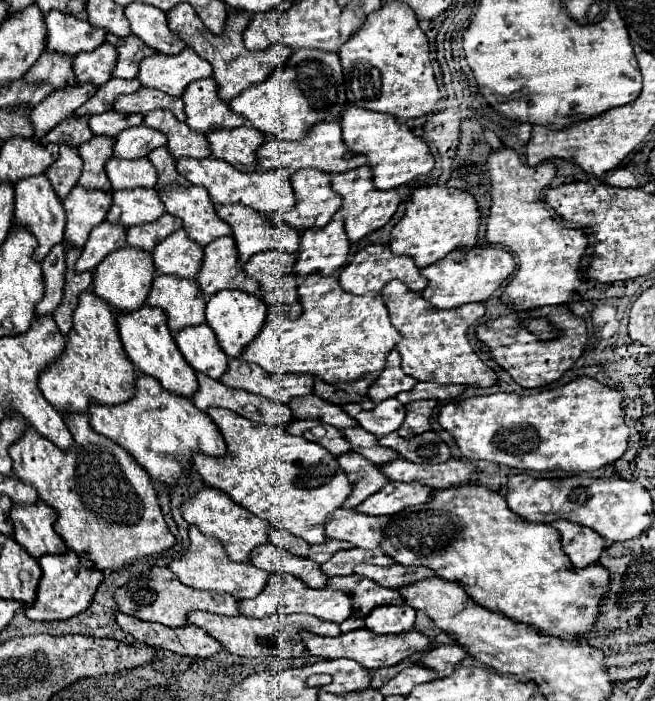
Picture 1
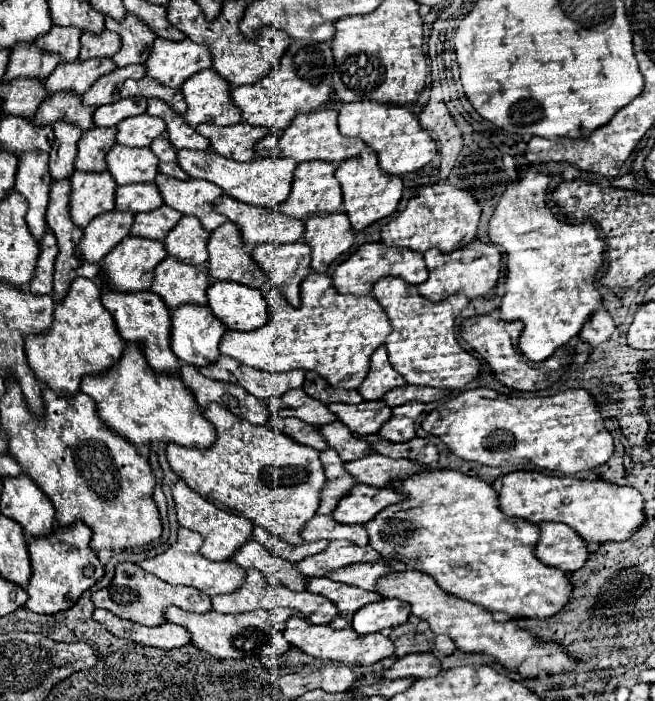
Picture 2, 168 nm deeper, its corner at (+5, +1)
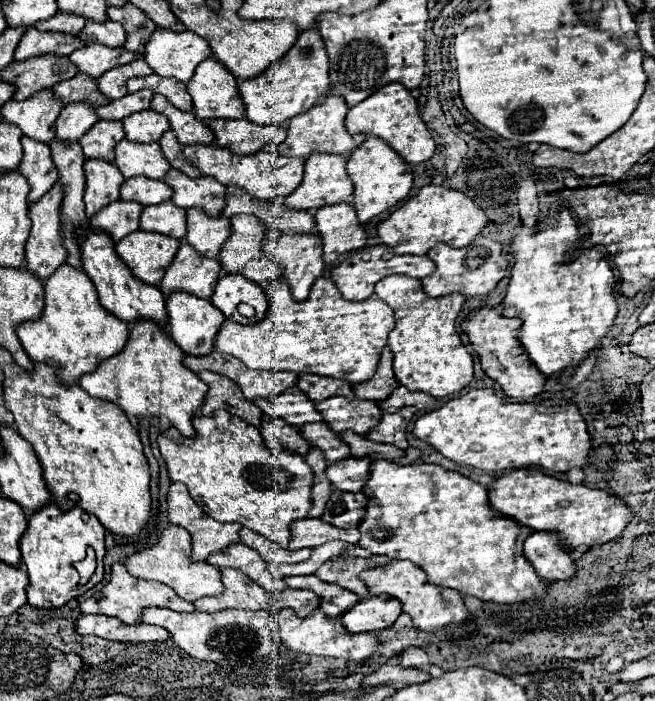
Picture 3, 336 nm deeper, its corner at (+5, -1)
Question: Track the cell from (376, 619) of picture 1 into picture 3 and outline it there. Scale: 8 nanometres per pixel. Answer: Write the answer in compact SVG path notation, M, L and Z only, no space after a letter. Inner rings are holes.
M368 597L356 603L342 615L342 623L350 633L366 633L366 631L382 631L392 627L398 615L402 613L402 605L394 597Z

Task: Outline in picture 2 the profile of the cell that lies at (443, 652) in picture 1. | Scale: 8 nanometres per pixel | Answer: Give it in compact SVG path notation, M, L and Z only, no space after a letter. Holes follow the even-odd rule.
M416 653L416 655L404 655L396 659L388 669L382 671L384 679L402 679L402 677L414 677L414 679L426 679L440 673L442 663L432 653Z

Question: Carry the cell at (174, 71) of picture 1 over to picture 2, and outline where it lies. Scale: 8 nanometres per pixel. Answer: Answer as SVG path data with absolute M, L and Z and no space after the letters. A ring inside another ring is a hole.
M156 39L154 49L146 61L148 77L154 77L162 85L180 87L194 73L212 67L212 55L206 45L194 43L190 39L184 41L168 41Z

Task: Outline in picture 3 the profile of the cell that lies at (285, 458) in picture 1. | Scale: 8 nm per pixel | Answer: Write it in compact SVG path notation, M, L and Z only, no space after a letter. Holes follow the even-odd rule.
M218 409L210 417L194 415L192 425L198 433L194 439L182 437L178 431L174 431L174 427L166 429L158 437L158 447L166 461L170 479L184 483L188 487L190 497L198 505L206 507L206 513L212 515L216 521L240 523L242 527L248 527L248 529L272 539L280 547L288 547L290 523L298 521L298 519L306 519L308 511L312 509L314 471L306 463L304 455L284 451L284 449L272 453L266 447L260 431L256 427L252 427L250 423L242 421L236 415L230 415L226 409Z

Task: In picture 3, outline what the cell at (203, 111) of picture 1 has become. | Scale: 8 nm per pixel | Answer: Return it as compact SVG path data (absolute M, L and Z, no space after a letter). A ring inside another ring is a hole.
M214 57L198 65L186 87L194 103L196 119L240 119L244 115L236 79Z

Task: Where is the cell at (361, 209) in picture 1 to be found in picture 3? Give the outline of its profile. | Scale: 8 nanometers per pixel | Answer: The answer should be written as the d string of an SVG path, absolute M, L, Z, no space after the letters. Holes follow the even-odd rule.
M368 137L360 147L356 147L346 163L348 177L354 183L354 209L360 223L370 221L372 217L392 209L398 205L412 187L412 173L410 165L400 159L398 153L390 151L390 147L376 137Z

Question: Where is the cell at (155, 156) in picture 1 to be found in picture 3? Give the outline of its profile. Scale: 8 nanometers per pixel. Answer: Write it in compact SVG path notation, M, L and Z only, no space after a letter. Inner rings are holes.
M166 131L158 143L160 143L160 149L162 149L164 157L168 159L170 167L182 171L182 173L188 175L188 177L200 177L200 173L196 171L196 167L192 167L192 165L184 159L184 155L182 155L182 145L178 143L178 139L174 137L172 131Z

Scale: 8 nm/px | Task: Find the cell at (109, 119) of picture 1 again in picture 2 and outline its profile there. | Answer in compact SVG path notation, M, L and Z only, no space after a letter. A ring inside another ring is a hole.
M146 97L134 99L120 99L110 105L102 105L94 111L94 125L96 127L114 127L126 117L134 117L146 113Z

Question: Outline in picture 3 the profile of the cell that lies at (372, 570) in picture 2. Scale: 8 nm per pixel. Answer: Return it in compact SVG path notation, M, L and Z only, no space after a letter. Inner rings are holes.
M330 559L316 571L316 575L322 581L336 583L364 599L368 597L368 587L362 583L360 573L366 569L370 569L366 559Z

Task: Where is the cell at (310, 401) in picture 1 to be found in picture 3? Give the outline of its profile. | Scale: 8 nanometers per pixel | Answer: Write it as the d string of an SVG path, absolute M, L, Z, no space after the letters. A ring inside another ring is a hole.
M290 387L278 395L254 401L266 415L284 419L288 425L302 427L306 423L322 421L322 413L316 411L316 403L306 399L298 387Z

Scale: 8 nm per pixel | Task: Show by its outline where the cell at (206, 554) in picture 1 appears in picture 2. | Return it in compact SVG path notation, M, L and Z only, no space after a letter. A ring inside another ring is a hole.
M180 527L178 529L178 539L174 545L170 545L164 553L152 557L152 559L144 559L138 565L160 577L162 581L170 583L170 585L186 585L186 587L194 587L200 589L206 595L220 595L220 593L232 593L234 589L238 589L238 585L242 585L242 577L246 575L246 571L240 565L234 565L232 561L210 561L206 557L200 555L200 545L202 545L202 537L190 529Z

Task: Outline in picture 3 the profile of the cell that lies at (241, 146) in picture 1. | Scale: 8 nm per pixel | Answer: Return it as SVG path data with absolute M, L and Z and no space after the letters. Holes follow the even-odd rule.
M246 117L242 119L208 119L204 121L216 135L216 145L228 149L236 155L252 155L260 151L266 143L282 143L287 129L278 125L256 125Z

